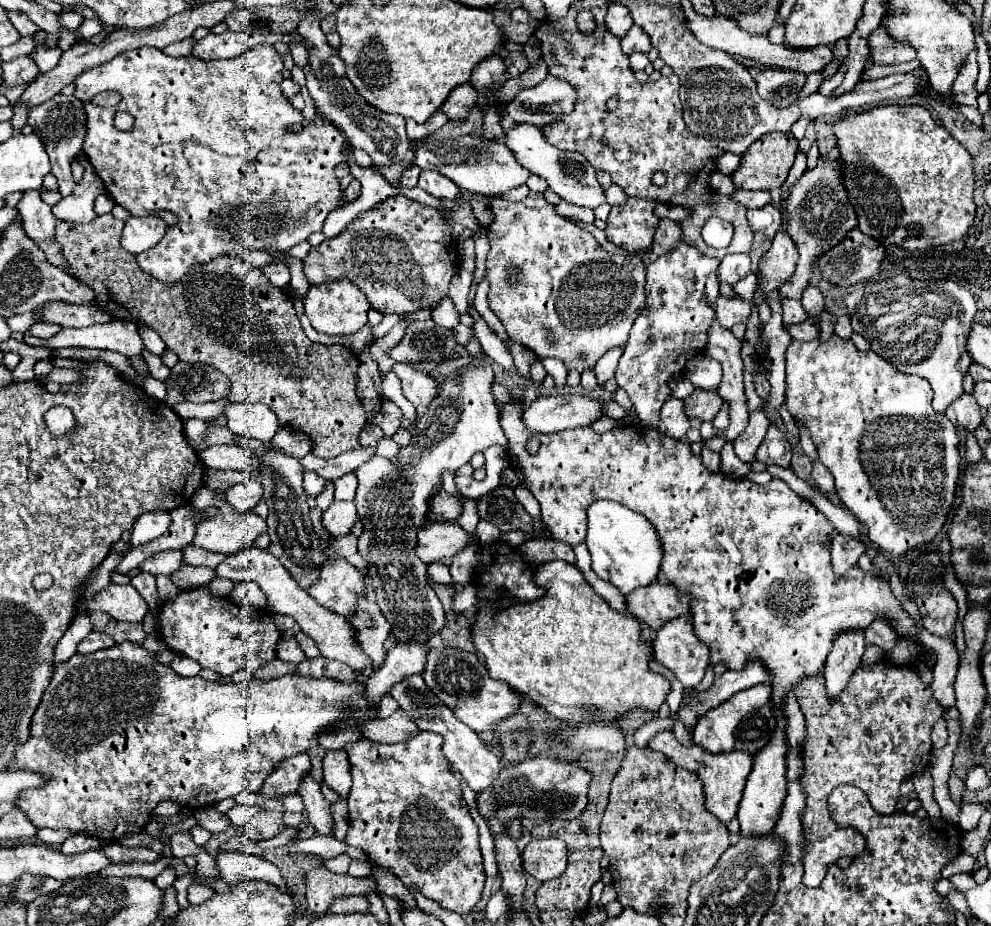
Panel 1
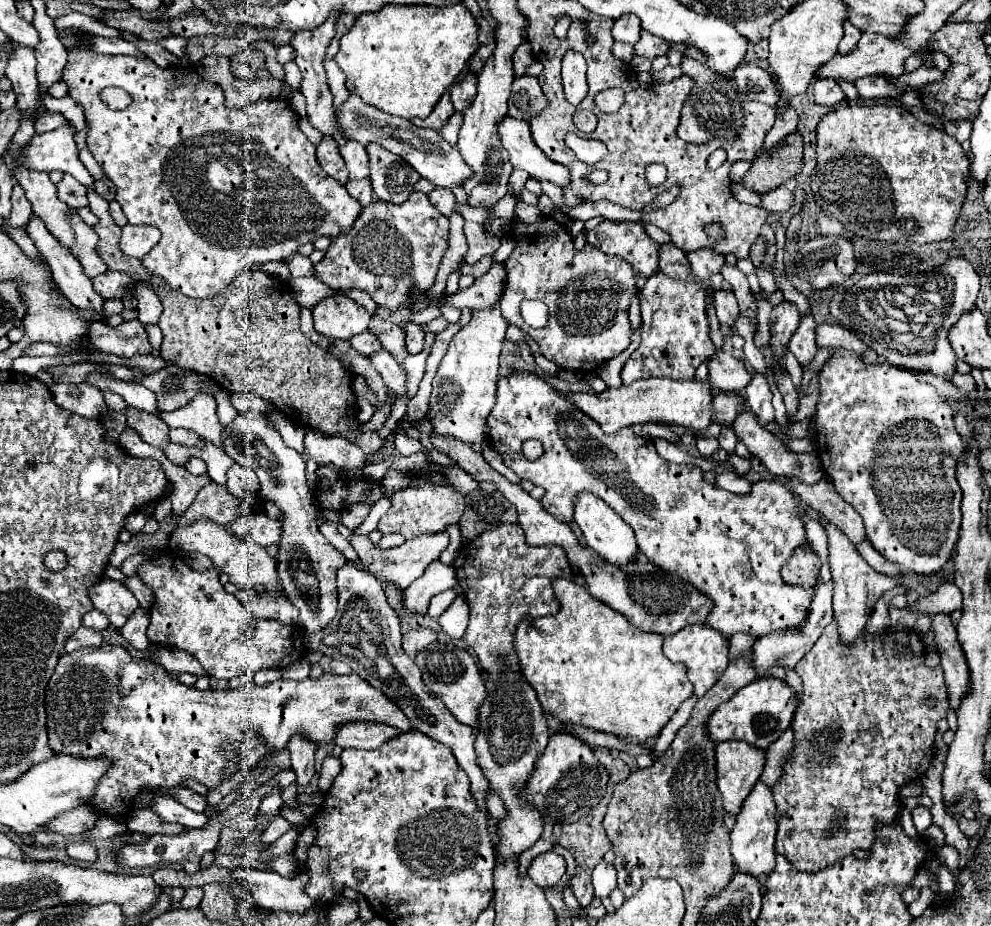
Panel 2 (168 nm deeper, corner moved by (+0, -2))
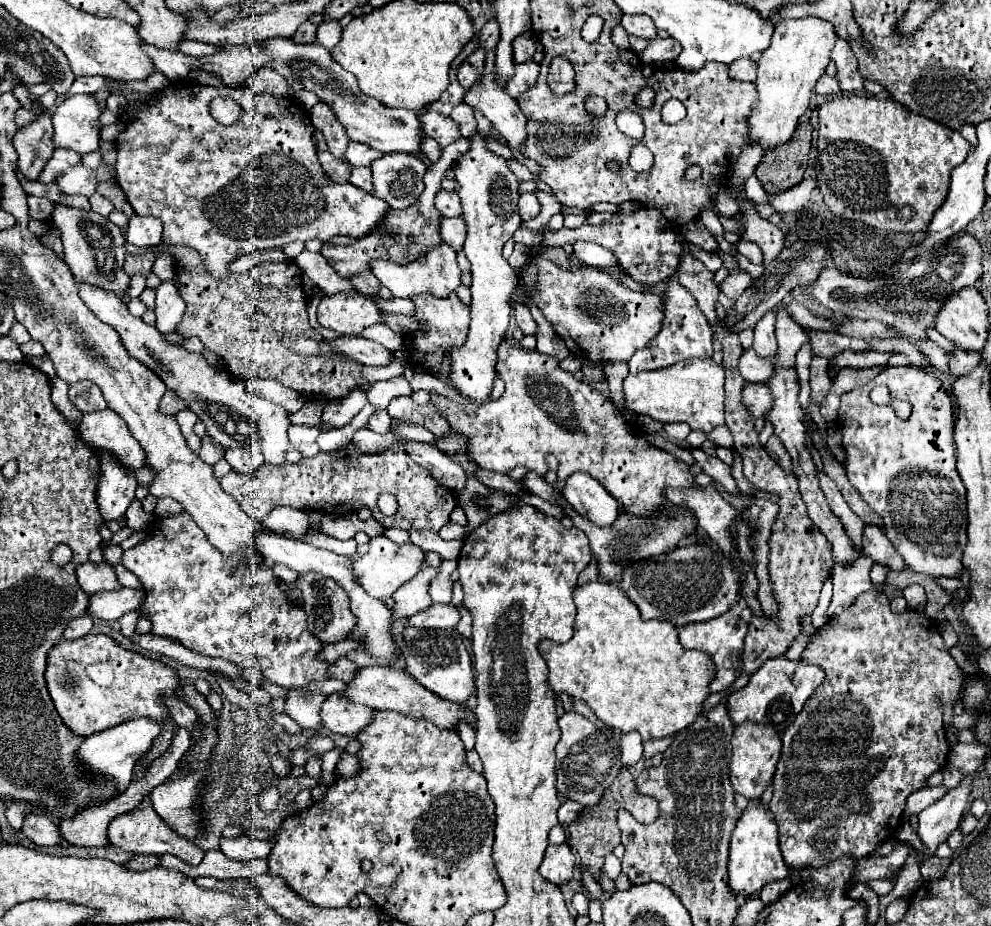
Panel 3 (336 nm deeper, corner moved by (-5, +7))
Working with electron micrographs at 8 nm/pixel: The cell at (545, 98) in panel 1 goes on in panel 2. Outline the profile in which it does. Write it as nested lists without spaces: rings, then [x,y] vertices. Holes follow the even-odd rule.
[[[523,75],[513,81],[513,91],[509,97],[509,117],[531,121],[541,109],[545,109],[545,93],[541,93],[541,85],[537,77]]]

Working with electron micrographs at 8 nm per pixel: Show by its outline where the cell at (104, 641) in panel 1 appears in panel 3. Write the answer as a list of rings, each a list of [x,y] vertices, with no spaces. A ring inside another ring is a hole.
[[[84,614],[84,616],[78,616],[78,618],[74,618],[66,628],[64,628],[64,638],[68,638],[68,640],[74,640],[74,638],[82,638],[82,636],[86,636],[90,630],[92,630],[92,618],[88,616],[88,614]]]

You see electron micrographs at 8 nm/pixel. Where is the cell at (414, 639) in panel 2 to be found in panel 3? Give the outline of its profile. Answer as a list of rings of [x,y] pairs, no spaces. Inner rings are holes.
[[[432,604],[426,612],[414,614],[408,624],[416,628],[436,628],[436,630],[452,630],[460,622],[460,610],[456,604]]]

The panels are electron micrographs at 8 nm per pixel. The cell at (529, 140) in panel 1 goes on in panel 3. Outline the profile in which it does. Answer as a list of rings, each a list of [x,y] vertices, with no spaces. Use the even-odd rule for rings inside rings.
[[[494,72],[484,74],[480,82],[466,92],[464,102],[482,112],[510,146],[520,148],[520,144],[526,142],[526,116],[516,100],[510,98],[504,88],[494,84]]]

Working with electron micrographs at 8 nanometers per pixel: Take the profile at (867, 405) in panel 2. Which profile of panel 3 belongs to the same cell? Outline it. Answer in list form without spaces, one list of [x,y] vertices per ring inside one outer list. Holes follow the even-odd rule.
[[[890,366],[880,376],[876,376],[866,386],[854,388],[852,392],[842,396],[842,404],[838,410],[838,424],[844,430],[842,446],[846,450],[846,474],[850,484],[860,492],[862,500],[870,504],[870,508],[884,520],[884,532],[900,556],[906,560],[908,568],[914,572],[928,574],[932,578],[956,578],[964,570],[962,552],[968,542],[966,538],[966,488],[956,470],[956,450],[952,440],[954,430],[954,410],[950,394],[944,390],[942,382],[934,372],[926,372],[922,368],[904,368]],[[884,384],[890,390],[892,398],[906,400],[912,406],[912,414],[908,420],[896,416],[894,408],[878,406],[870,400],[870,392],[874,386]]]

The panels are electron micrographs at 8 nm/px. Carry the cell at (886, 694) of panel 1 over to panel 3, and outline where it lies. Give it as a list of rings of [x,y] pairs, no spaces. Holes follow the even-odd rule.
[[[868,590],[862,592],[840,616],[830,618],[820,630],[816,630],[812,644],[804,650],[802,660],[808,664],[816,664],[826,672],[826,680],[816,688],[816,692],[810,696],[802,712],[796,716],[796,720],[786,728],[782,734],[782,756],[776,766],[776,774],[772,780],[772,800],[770,800],[770,812],[774,814],[776,826],[778,826],[778,842],[780,842],[780,852],[790,870],[804,870],[804,868],[822,868],[826,864],[832,864],[840,856],[852,856],[854,860],[860,860],[864,856],[870,856],[880,842],[886,842],[894,838],[896,828],[902,820],[906,798],[916,792],[926,788],[926,780],[934,774],[940,772],[948,764],[948,740],[946,740],[946,730],[944,730],[944,720],[942,720],[942,708],[944,702],[952,702],[960,694],[960,686],[964,680],[964,674],[960,666],[954,662],[950,656],[948,648],[944,646],[944,640],[940,636],[938,622],[928,618],[926,614],[914,612],[914,610],[904,610],[904,612],[892,612],[890,610],[890,600],[886,594]]]

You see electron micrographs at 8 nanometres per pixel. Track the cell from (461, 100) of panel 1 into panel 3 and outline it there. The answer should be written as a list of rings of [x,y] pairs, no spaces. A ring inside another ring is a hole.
[[[478,48],[458,68],[458,82],[464,86],[464,90],[470,90],[484,74],[484,56],[486,56],[486,52],[482,48]]]

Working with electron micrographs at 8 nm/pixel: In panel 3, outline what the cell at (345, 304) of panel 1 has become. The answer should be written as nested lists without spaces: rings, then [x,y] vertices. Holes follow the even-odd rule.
[[[338,292],[334,296],[324,296],[320,300],[320,306],[318,306],[318,324],[322,328],[328,328],[328,330],[334,330],[342,336],[358,336],[362,334],[364,328],[368,326],[374,326],[374,324],[386,324],[396,334],[409,334],[412,330],[418,328],[418,322],[412,318],[412,316],[404,316],[402,314],[382,314],[378,310],[378,306],[364,294],[358,294],[358,292]]]

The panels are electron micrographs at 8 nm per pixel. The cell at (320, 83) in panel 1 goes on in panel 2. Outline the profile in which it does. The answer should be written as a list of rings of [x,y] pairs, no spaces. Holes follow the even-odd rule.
[[[367,145],[373,191],[381,201],[403,203],[417,183],[419,175],[411,165],[405,165],[401,157],[381,149],[381,145]]]

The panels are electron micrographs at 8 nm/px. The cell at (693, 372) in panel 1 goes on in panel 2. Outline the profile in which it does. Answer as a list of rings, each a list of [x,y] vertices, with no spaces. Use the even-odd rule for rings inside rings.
[[[725,351],[709,357],[707,367],[709,367],[707,383],[711,385],[711,389],[741,393],[751,381],[751,375],[747,373],[743,361]]]

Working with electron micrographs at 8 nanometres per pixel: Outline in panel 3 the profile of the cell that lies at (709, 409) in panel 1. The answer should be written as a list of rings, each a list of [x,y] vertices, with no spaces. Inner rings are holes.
[[[746,384],[742,398],[754,418],[766,418],[770,412],[770,404],[774,404],[768,384]]]

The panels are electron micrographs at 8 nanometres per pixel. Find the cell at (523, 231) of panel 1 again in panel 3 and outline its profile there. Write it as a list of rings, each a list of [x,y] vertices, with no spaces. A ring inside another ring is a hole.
[[[542,256],[530,258],[520,278],[524,292],[536,302],[572,354],[598,364],[628,362],[636,350],[646,348],[660,332],[664,318],[662,298],[628,290],[610,278],[610,274],[582,264],[576,256],[570,256],[570,260],[580,264],[580,268],[568,272]]]

